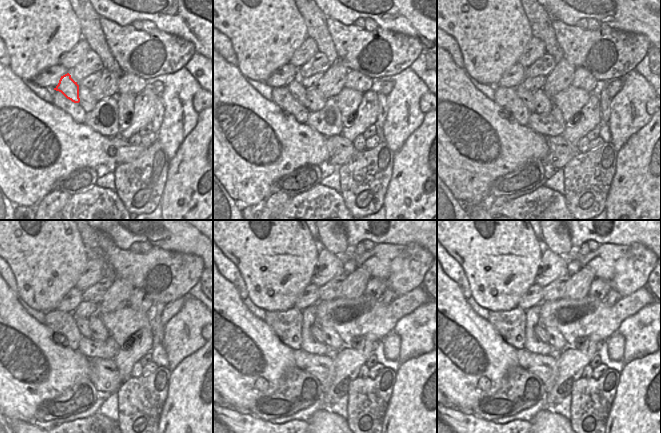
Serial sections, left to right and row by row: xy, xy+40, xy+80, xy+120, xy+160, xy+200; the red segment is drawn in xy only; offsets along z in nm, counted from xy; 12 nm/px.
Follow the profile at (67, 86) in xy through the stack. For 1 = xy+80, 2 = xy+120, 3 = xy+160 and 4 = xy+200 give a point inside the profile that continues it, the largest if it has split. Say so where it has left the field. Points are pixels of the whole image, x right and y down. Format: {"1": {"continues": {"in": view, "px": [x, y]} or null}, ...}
{"1": {"continues": {"in": "xy+80", "px": [526, 96]}}, "2": {"continues": {"in": "xy+120", "px": [81, 322]}}, "3": {"continues": {"in": "xy+160", "px": [315, 331]}}, "4": {"continues": {"in": "xy+200", "px": [539, 331]}}}

